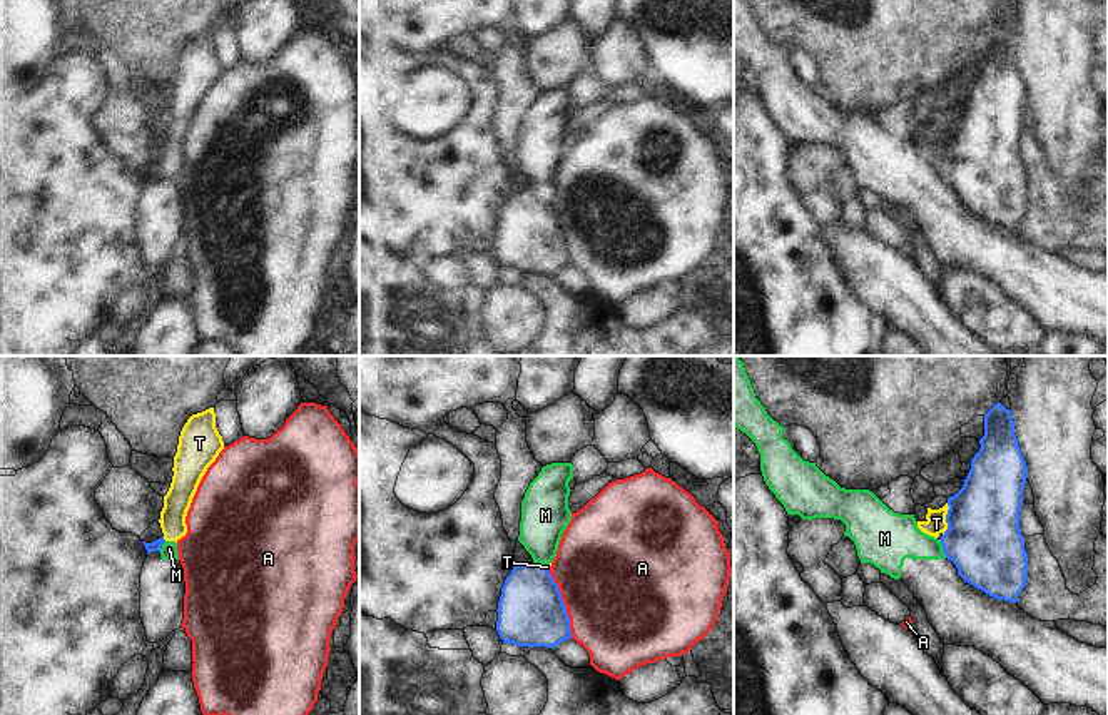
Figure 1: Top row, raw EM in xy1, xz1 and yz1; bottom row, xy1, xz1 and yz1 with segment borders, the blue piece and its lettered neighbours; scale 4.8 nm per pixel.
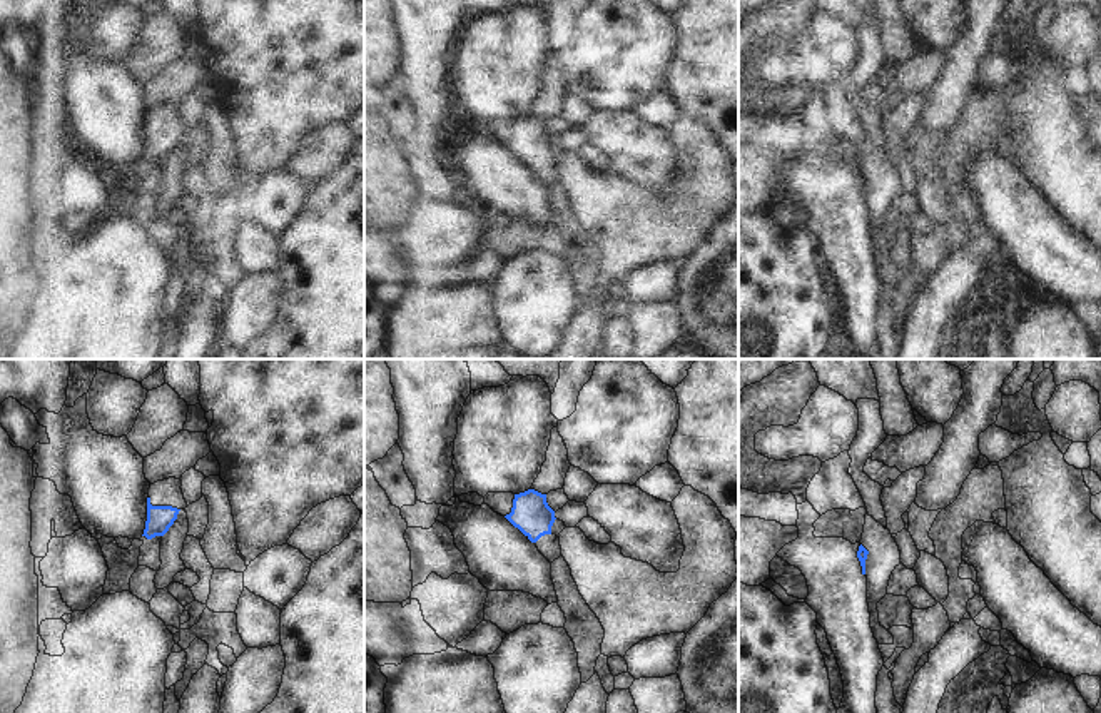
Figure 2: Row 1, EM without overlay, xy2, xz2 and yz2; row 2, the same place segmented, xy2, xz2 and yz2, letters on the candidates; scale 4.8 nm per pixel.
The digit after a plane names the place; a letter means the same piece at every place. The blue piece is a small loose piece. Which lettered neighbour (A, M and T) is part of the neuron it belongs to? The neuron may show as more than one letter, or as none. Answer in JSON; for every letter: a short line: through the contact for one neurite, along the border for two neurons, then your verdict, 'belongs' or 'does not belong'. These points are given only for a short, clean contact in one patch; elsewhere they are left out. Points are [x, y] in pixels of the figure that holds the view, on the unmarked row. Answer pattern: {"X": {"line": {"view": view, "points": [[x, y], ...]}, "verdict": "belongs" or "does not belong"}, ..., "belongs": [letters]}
{"A": {"verdict": "does not belong"}, "M": {"line": {"view": "yz1", "points": [[940, 166], [946, 182]]}, "verdict": "does not belong"}, "T": {"line": {"view": "yz1", "points": [[948, 129], [946, 156], [943, 161]]}, "verdict": "does not belong"}, "belongs": []}

